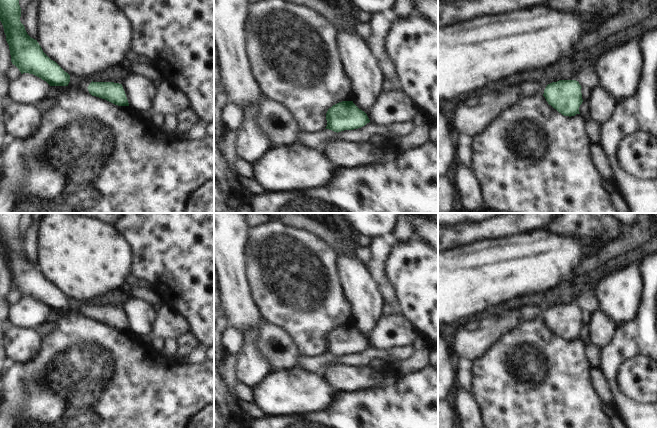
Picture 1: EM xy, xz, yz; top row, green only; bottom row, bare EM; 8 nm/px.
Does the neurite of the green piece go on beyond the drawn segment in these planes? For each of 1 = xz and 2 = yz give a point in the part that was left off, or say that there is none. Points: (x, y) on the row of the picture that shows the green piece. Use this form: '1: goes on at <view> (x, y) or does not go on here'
1: does not go on here
2: does not go on here

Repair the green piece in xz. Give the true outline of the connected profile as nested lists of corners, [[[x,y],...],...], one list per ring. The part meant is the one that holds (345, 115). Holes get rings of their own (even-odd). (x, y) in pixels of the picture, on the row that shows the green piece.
[[[342,101],[333,105],[326,113],[326,120],[325,129],[337,133],[361,128],[370,122],[367,114],[359,109],[353,101]]]

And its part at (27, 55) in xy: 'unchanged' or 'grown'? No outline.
unchanged

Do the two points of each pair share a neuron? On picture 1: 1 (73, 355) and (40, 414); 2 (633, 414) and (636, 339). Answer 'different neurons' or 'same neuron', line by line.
1: same neuron
2: same neuron

